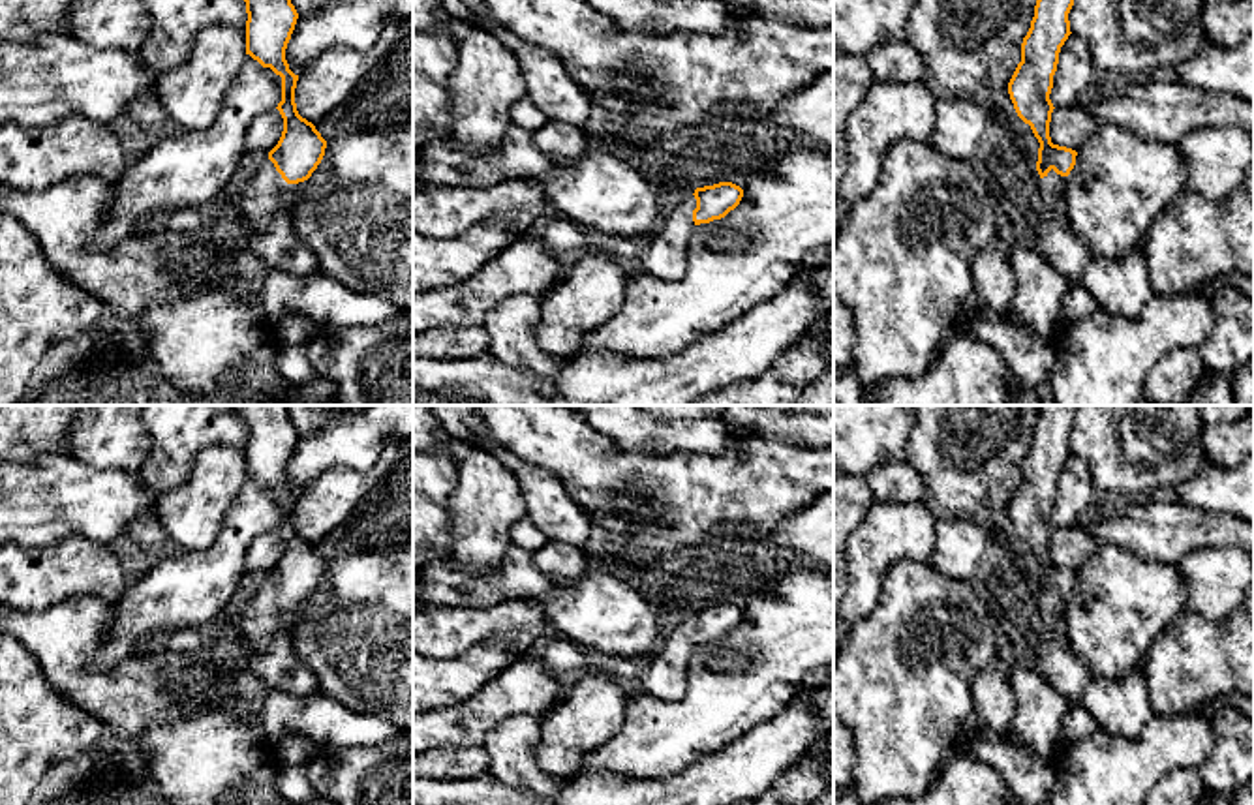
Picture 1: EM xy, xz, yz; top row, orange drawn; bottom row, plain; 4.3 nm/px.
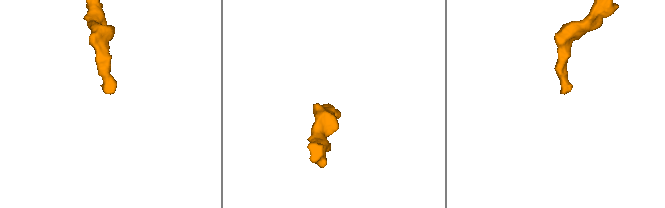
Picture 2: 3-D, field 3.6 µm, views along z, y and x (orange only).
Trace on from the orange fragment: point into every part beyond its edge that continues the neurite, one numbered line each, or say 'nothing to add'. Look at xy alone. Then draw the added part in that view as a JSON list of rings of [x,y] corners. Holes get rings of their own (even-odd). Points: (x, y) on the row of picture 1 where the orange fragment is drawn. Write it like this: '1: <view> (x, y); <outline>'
1: xy (265, 205); [[[265,159],[237,193],[237,214],[248,227],[248,248],[268,266],[295,276],[319,272],[315,255],[298,238],[293,206],[298,190],[287,184],[270,159]]]

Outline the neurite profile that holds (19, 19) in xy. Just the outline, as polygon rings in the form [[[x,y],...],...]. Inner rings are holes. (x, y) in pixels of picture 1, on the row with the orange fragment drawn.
[[[0,0],[0,36],[21,43],[68,32],[75,0]]]

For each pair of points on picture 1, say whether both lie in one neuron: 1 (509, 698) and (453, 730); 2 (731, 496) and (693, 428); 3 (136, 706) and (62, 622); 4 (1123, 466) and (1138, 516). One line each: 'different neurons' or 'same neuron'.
1: same neuron
2: different neurons
3: same neuron
4: different neurons

